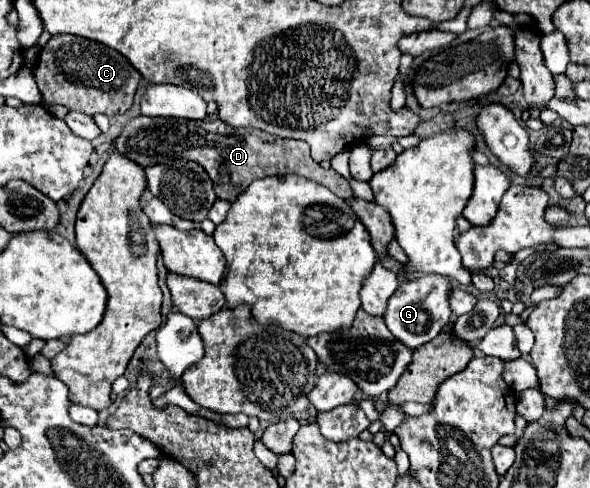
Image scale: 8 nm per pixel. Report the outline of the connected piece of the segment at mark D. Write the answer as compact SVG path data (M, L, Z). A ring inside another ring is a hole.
M137 116L123 126L121 134L113 140L113 148L125 158L131 158L143 170L169 160L197 162L209 174L217 198L227 202L235 202L235 198L253 180L267 176L281 176L281 174L299 174L327 186L339 198L345 200L353 198L347 180L339 176L333 168L325 170L319 164L315 164L313 158L309 156L309 146L305 142L285 140L255 128L233 128L221 122L219 118L209 118L207 122L191 122L191 120Z

